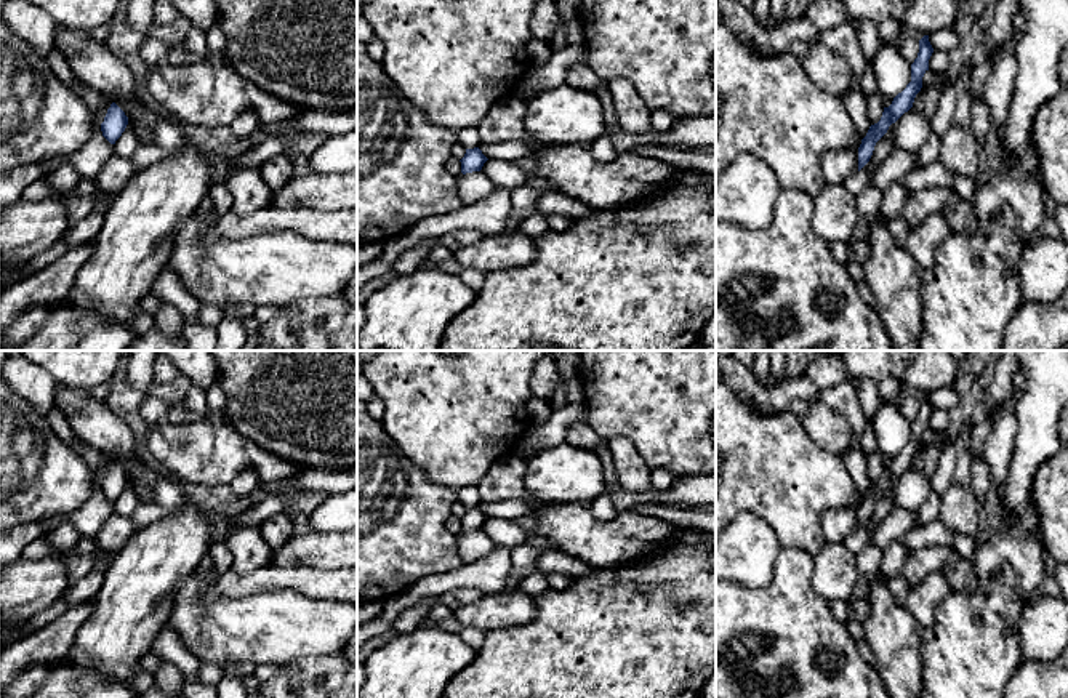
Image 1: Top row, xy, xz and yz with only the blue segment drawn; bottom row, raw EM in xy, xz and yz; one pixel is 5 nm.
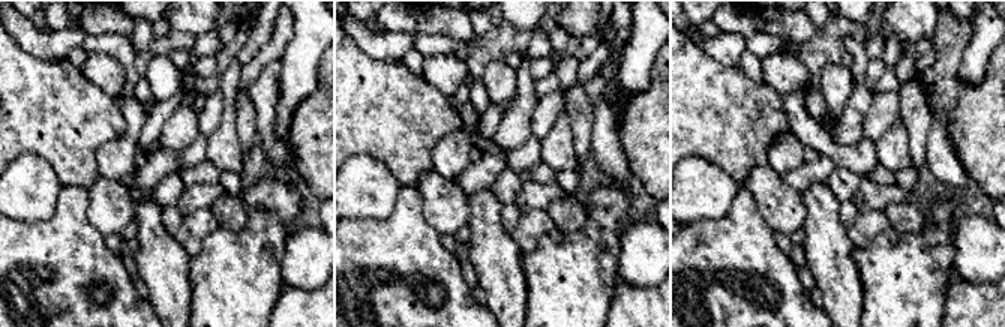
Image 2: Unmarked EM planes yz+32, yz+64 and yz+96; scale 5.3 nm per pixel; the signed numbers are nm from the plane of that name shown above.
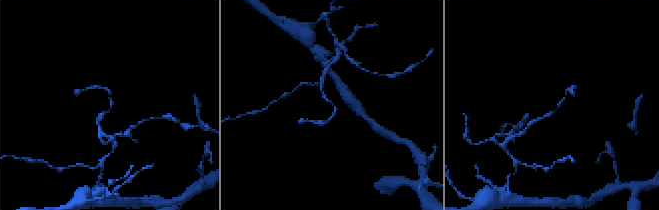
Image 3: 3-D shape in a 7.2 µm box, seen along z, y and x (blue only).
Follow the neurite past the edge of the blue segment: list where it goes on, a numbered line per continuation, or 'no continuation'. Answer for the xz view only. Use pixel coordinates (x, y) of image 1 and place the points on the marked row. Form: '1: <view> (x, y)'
no continuation

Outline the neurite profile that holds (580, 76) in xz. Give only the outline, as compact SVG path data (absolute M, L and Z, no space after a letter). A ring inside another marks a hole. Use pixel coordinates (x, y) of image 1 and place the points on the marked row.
M578 62L573 64L568 70L567 70L567 78L565 82L573 86L573 88L580 88L580 90L588 90L596 93L599 85L600 85L600 78L597 77L597 74L588 66L588 62Z

